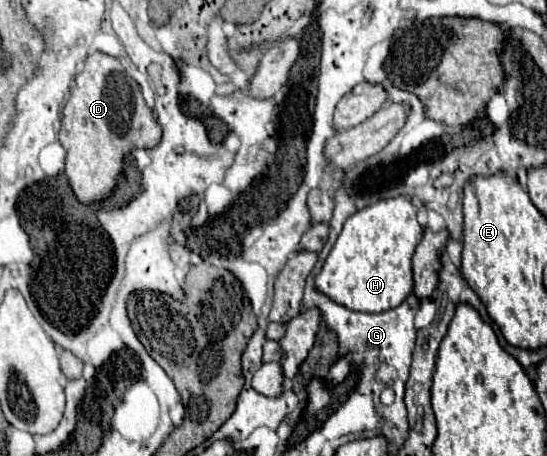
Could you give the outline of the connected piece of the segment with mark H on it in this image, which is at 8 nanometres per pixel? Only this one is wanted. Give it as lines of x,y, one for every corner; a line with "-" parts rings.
397,196
389,200
379,200
373,206
367,206
347,218
333,250
329,252
321,274
315,278
319,292
327,294
337,304
343,304
359,312
385,312
399,306
413,292
413,274
411,258
417,244
423,240
423,226
417,222
417,206
407,196

